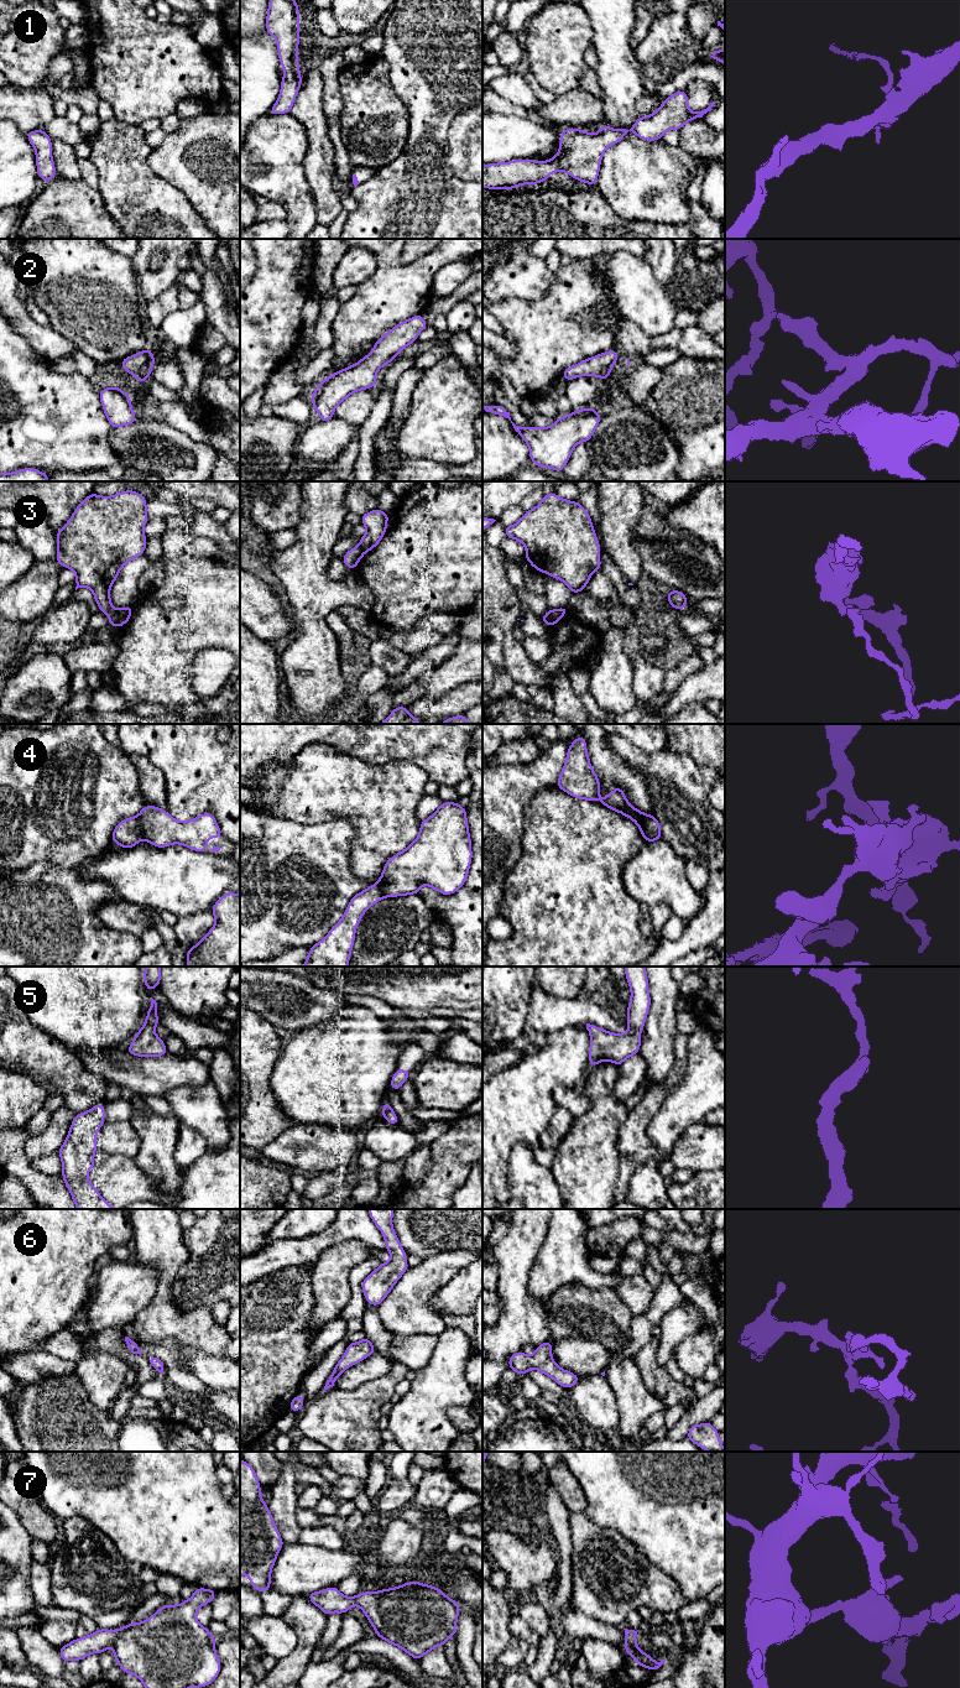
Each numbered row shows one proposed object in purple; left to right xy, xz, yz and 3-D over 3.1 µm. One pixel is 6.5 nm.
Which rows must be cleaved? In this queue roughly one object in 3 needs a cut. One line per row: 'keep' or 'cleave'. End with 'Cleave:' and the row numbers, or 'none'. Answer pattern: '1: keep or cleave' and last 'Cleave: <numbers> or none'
1: keep
2: keep
3: cleave
4: cleave
5: keep
6: keep
7: keep
Cleave: 3, 4

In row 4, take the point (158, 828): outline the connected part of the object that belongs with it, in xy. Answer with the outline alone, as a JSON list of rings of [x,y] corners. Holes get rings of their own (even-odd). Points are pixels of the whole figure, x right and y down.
[[[144,806],[137,817],[142,829],[141,839],[157,848],[181,844],[192,850],[207,853],[208,838],[224,837],[215,817],[209,812],[188,822],[181,822],[156,806]]]

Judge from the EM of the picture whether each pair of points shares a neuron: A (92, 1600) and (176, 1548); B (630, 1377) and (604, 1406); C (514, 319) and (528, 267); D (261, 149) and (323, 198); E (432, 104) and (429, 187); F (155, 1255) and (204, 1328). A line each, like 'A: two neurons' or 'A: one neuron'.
A: two neurons
B: two neurons
C: two neurons
D: two neurons
E: one neuron
F: one neuron

